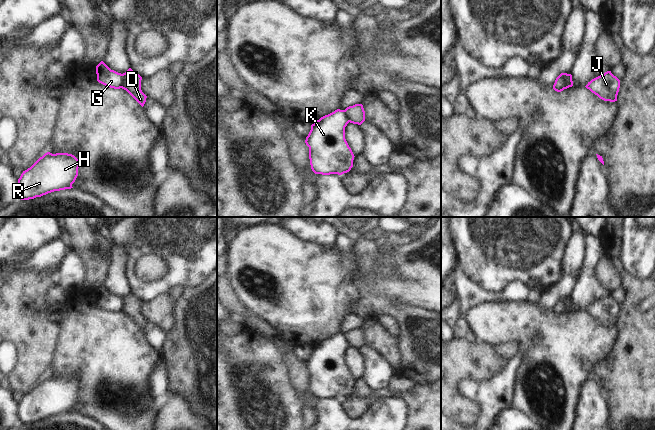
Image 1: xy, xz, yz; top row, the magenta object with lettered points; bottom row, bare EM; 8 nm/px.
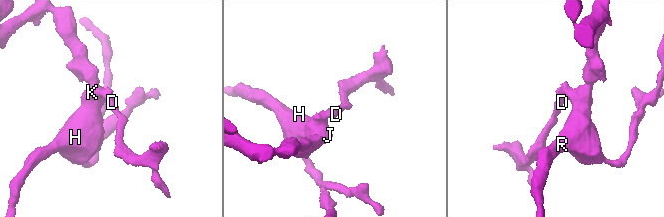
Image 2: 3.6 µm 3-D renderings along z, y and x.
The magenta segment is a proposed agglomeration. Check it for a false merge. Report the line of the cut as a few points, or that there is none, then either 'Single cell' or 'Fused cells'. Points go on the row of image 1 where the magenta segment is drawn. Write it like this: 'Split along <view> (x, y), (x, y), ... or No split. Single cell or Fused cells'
Split along xy (122, 74), (122, 84), (120, 87). Fused cells

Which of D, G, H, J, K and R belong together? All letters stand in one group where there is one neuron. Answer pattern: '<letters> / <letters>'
D / G H J K R

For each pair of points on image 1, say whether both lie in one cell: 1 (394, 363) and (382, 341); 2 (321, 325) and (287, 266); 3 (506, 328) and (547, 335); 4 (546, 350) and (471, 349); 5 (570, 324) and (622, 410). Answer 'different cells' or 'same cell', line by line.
1: same cell
2: same cell
3: same cell
4: different cells
5: different cells

